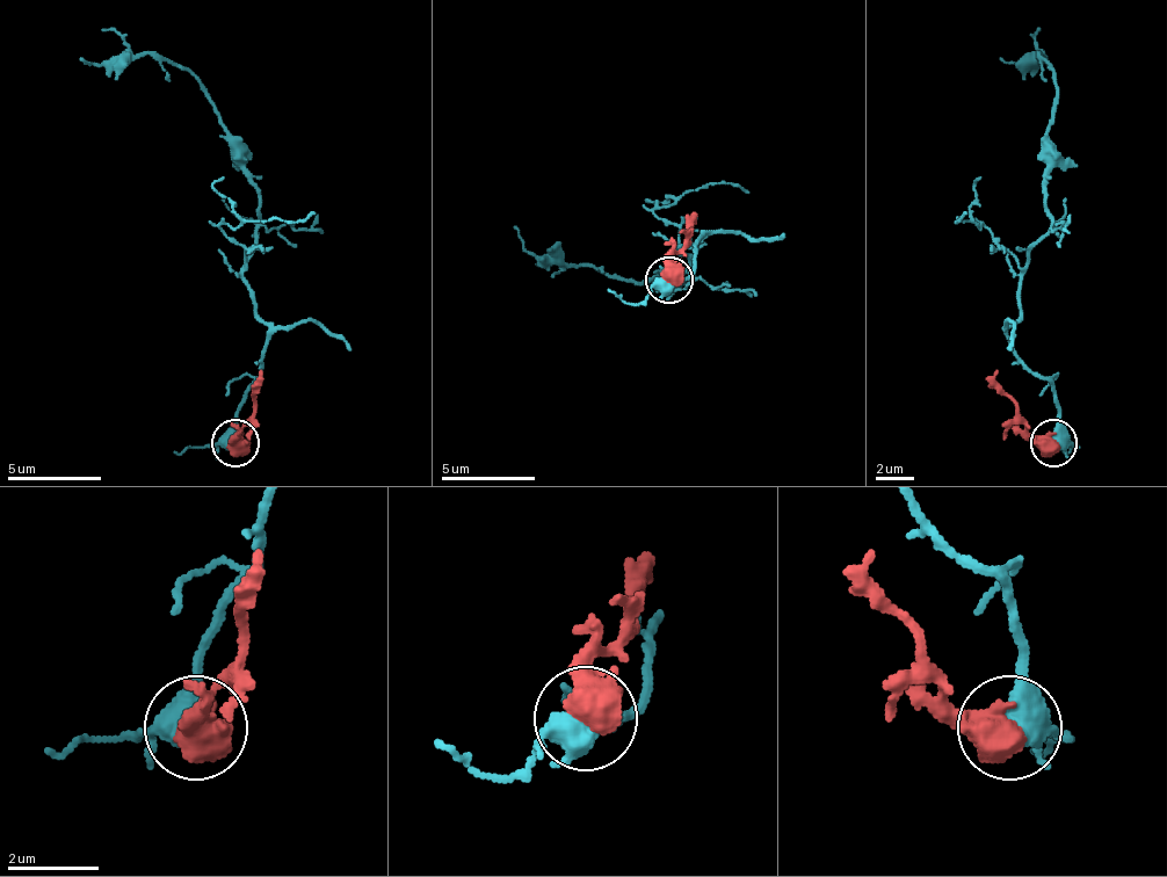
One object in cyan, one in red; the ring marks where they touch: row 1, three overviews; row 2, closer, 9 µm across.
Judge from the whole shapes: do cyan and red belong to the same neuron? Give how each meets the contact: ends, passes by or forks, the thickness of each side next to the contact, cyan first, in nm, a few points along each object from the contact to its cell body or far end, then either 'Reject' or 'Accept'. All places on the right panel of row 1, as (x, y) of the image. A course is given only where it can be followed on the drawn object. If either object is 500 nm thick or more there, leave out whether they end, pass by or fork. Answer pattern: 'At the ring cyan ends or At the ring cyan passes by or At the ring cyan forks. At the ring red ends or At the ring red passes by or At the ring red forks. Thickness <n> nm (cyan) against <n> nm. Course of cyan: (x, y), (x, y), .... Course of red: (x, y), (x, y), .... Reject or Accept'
Thickness 550 nm (cyan) against 500 nm. Course of cyan: (1055, 441), (1059, 399), (1007, 333), (1022, 313), (1022, 267), (1050, 229), (1055, 73), (1036, 55), (998, 59). Course of red: (1055, 441), (1031, 432), (993, 370). Reject

